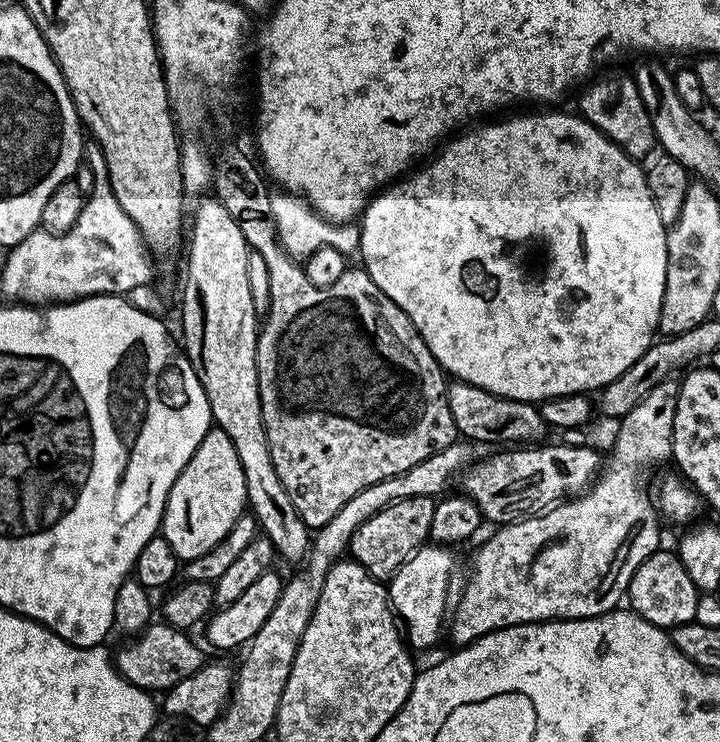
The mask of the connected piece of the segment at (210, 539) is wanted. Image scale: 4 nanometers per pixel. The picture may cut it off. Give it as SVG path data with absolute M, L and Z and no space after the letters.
M213 426L174 482L164 507L160 532L170 542L170 550L174 550L177 560L202 558L202 554L214 550L230 534L238 518L245 515L247 502L246 474L242 462L238 462L238 450L234 450L234 442L230 442L221 428Z

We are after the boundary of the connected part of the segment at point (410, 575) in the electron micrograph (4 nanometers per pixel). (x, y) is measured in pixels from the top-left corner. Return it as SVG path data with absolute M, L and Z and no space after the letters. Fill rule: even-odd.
M444 546L420 548L387 581L386 587L392 611L402 621L406 629L407 643L413 649L434 647L440 640L440 631L443 628L445 631L446 613L450 608L448 583L452 580L452 567L456 564L455 558L448 552L451 551Z

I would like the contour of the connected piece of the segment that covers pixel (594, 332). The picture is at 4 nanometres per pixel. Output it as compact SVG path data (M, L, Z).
M520 110L517 111L520 112L517 116L508 116L505 120L496 120L493 124L484 124L481 128L474 129L473 132L461 131L456 134L461 134L461 136L453 135L443 145L443 147L445 146L444 149L441 147L427 163L420 166L425 166L425 168L417 167L415 171L405 175L399 182L393 183L373 196L358 220L360 229L358 251L360 251L361 258L364 259L362 261L364 271L368 273L368 276L374 282L374 286L378 286L378 290L382 290L382 294L386 294L386 298L390 298L390 302L394 302L404 311L406 318L410 318L410 322L414 322L422 342L426 342L430 354L439 362L445 373L449 377L467 384L473 384L482 390L490 390L490 394L498 394L511 400L526 400L529 402L543 402L553 400L559 396L578 394L579 392L592 394L605 388L610 382L614 382L614 378L618 378L618 374L630 370L630 366L634 366L634 362L638 362L638 358L642 358L645 350L657 339L660 315L662 314L662 294L666 290L666 238L668 237L668 228L662 222L662 218L658 218L658 206L654 206L654 198L648 189L648 177L645 169L637 161L631 160L614 142L610 142L606 138L606 134L602 134L589 120L584 119L575 111L572 111L573 113L552 111L556 110Z

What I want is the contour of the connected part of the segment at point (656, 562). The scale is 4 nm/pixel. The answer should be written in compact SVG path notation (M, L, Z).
M664 551L653 552L642 562L642 566L638 566L634 578L628 584L626 600L632 603L629 604L631 611L646 618L646 622L671 630L695 621L695 606L701 593L696 591L694 582L690 582L690 574L686 574L686 566L682 566L679 555L675 551Z

